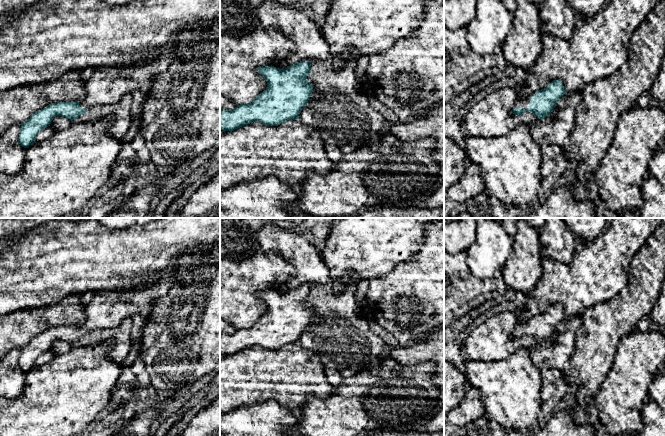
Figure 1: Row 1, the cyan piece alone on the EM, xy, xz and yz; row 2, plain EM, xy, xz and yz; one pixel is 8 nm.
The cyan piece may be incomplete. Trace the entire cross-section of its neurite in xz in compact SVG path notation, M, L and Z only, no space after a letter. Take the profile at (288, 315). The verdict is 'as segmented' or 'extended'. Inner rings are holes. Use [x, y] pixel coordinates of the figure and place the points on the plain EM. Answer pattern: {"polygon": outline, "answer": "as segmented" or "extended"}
{"polygon": "M300 285L285 293L260 290L258 297L266 304L267 313L250 327L237 329L233 334L220 334L220 354L234 355L253 346L278 350L288 344L298 343L313 315L313 308L307 304L307 300L311 297L310 286Z", "answer": "as segmented"}

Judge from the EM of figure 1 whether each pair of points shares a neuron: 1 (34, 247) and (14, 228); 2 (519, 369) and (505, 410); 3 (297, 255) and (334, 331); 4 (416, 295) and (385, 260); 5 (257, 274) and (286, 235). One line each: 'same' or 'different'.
1: different
2: same
3: same
4: different
5: different

